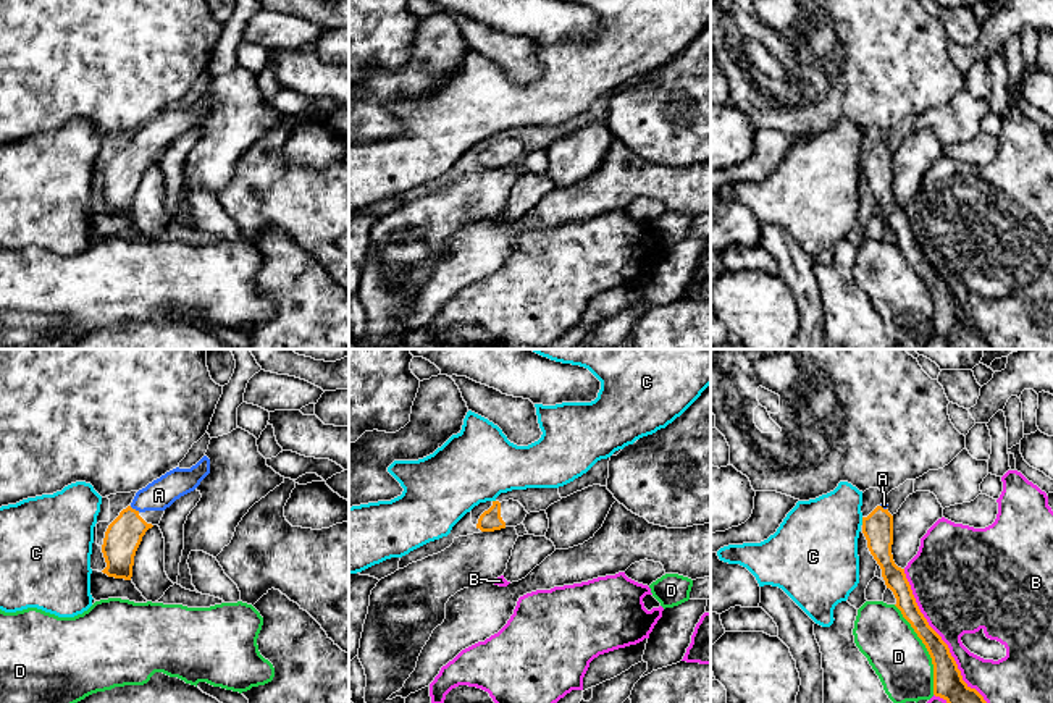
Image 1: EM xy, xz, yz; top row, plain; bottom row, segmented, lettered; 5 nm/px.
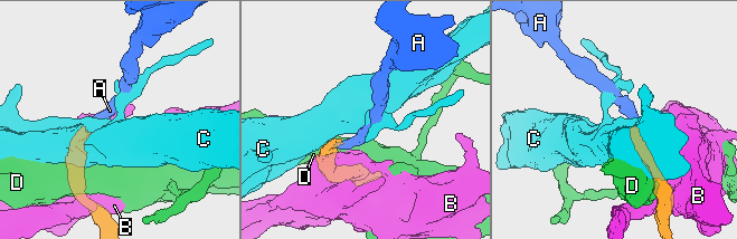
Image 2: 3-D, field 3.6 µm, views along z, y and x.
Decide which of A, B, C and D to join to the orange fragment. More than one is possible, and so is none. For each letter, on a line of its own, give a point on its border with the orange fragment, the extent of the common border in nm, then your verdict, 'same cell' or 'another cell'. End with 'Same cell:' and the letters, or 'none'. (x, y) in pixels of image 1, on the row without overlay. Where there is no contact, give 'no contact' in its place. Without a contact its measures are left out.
A: xy (134, 147) | 60 nm | same cell
B: yz (942, 278) | 850 nm | another cell
C: yz (863, 159) | 40 nm | another cell
D: yz (927, 288) | 500 nm | another cell
Same cell: A

